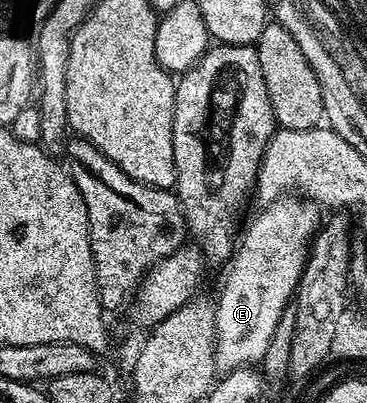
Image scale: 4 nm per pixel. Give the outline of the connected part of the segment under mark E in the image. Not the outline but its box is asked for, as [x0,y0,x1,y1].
[214,194,320,370]

